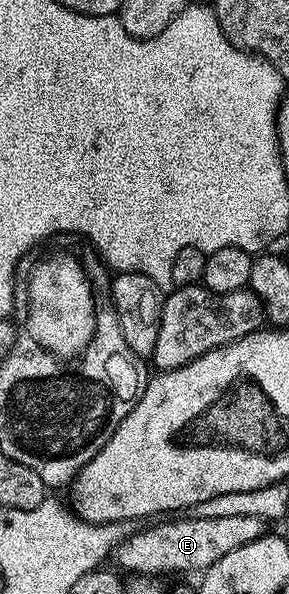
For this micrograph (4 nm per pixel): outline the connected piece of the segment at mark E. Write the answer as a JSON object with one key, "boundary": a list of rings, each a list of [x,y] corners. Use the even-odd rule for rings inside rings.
{"boundary":[[[188,515],[183,518],[167,518],[155,522],[152,528],[140,527],[132,536],[118,544],[113,553],[114,567],[127,574],[159,578],[162,572],[202,573],[213,566],[225,554],[249,546],[257,538],[268,535],[268,521],[252,515],[232,515],[227,518],[199,518]]]}

